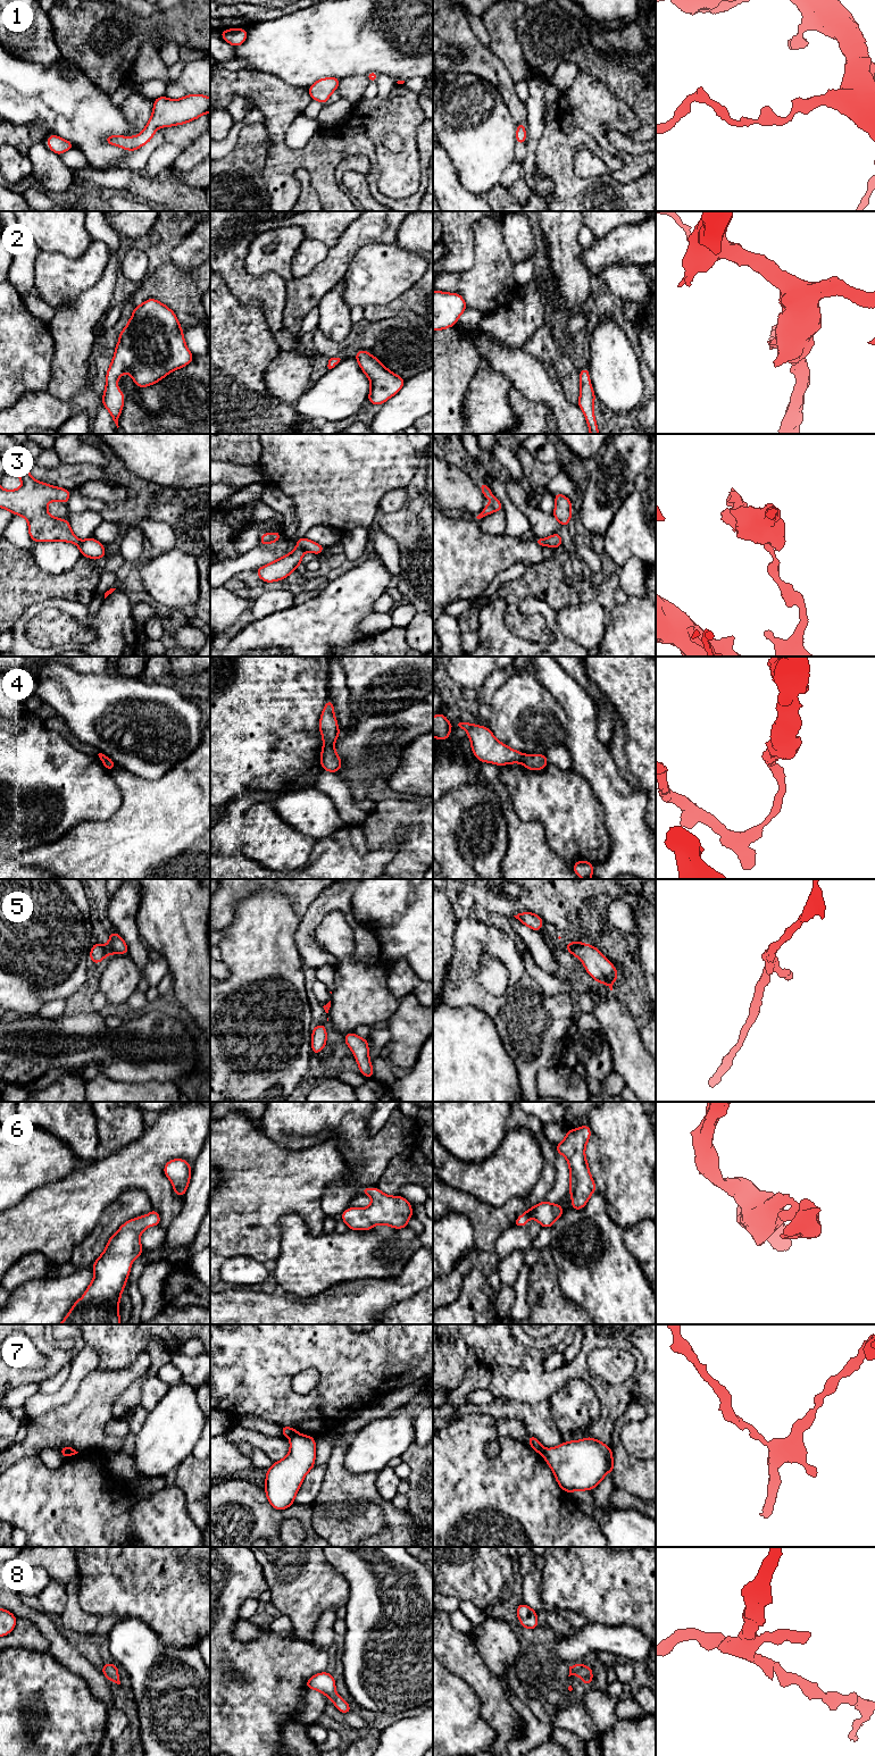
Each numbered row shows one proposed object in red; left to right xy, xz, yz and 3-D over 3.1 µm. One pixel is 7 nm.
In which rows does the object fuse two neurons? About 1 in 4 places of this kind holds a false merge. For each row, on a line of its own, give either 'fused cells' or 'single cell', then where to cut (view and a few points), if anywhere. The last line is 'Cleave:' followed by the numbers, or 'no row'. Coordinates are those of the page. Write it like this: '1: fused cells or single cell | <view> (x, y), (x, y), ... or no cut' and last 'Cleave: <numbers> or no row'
1: single cell | no cut
2: single cell | no cut
3: fused cells | xz (298, 544), (305, 550)
4: fused cells | xz (332, 744), (324, 746)
5: single cell | no cut
6: single cell | no cut
7: fused cells | xz (297, 1432), (290, 1437)
8: single cell | no cut
Cleave: 3, 4, 7

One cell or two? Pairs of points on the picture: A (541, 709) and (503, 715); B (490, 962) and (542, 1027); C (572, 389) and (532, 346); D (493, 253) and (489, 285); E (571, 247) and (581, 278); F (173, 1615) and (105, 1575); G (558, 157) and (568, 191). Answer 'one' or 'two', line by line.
A: one
B: two
C: one
D: one
E: one
F: one
G: one

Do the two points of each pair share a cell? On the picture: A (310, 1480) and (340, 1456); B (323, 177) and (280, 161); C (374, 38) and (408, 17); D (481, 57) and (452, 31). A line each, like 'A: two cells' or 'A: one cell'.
A: two cells
B: one cell
C: one cell
D: one cell

